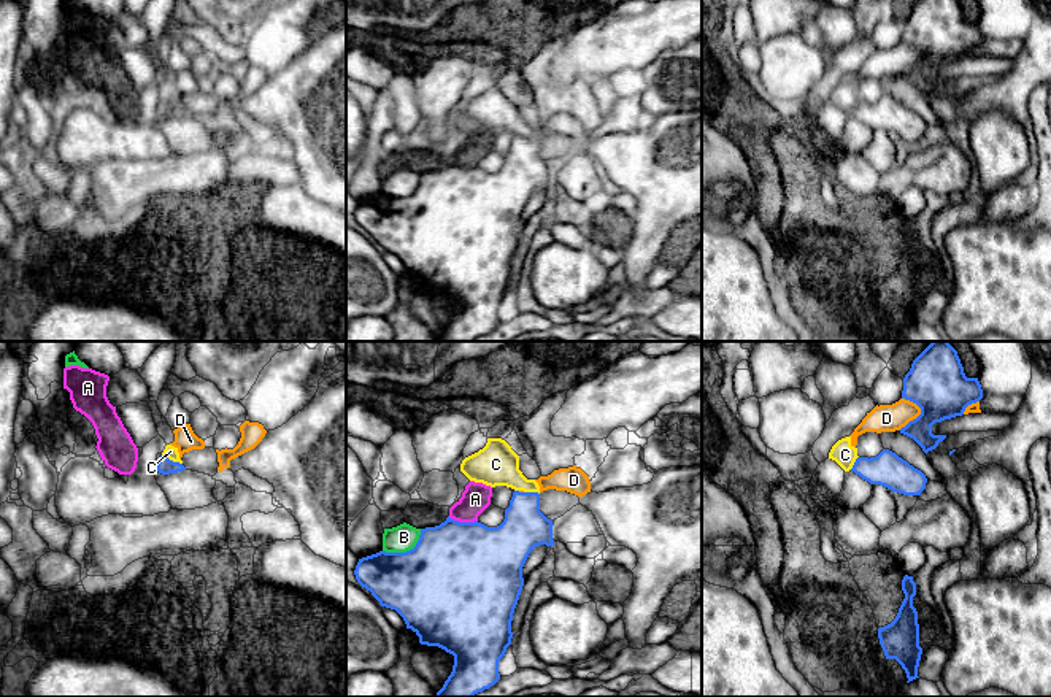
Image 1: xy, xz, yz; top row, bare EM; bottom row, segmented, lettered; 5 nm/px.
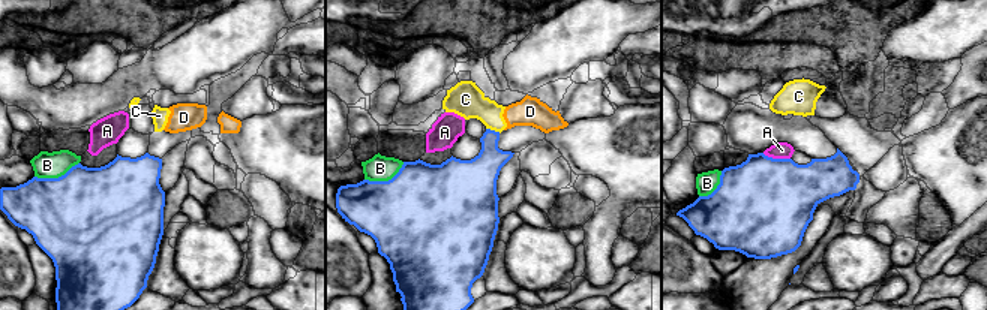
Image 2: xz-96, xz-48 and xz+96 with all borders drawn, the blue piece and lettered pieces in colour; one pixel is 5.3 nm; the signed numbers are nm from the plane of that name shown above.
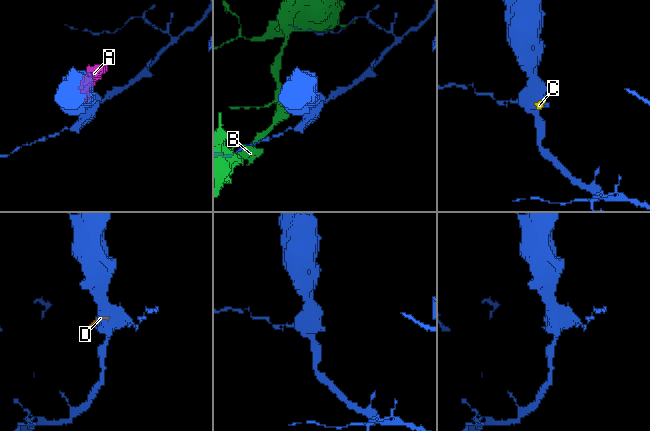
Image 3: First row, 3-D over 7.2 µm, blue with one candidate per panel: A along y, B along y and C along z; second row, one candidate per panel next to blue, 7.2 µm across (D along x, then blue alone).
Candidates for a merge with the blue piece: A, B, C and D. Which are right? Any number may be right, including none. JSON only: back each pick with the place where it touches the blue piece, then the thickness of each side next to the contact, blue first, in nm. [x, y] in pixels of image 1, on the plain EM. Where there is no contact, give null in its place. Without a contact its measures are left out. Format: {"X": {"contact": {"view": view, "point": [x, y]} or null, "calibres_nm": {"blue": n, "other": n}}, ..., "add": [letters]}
{"add": []}

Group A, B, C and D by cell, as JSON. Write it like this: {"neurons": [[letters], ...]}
{"neurons": [["A"], ["B"], ["C", "D"]]}

